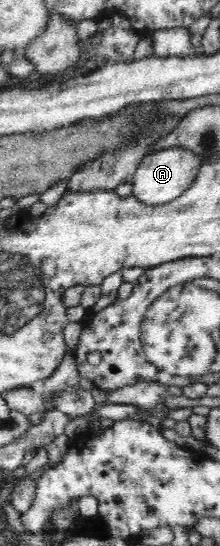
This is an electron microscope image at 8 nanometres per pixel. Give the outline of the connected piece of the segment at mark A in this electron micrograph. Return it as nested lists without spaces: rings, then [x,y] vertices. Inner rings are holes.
[[[170,147],[155,153],[150,152],[142,158],[133,174],[131,196],[145,205],[172,202],[192,186],[203,161],[197,154],[182,147]]]

